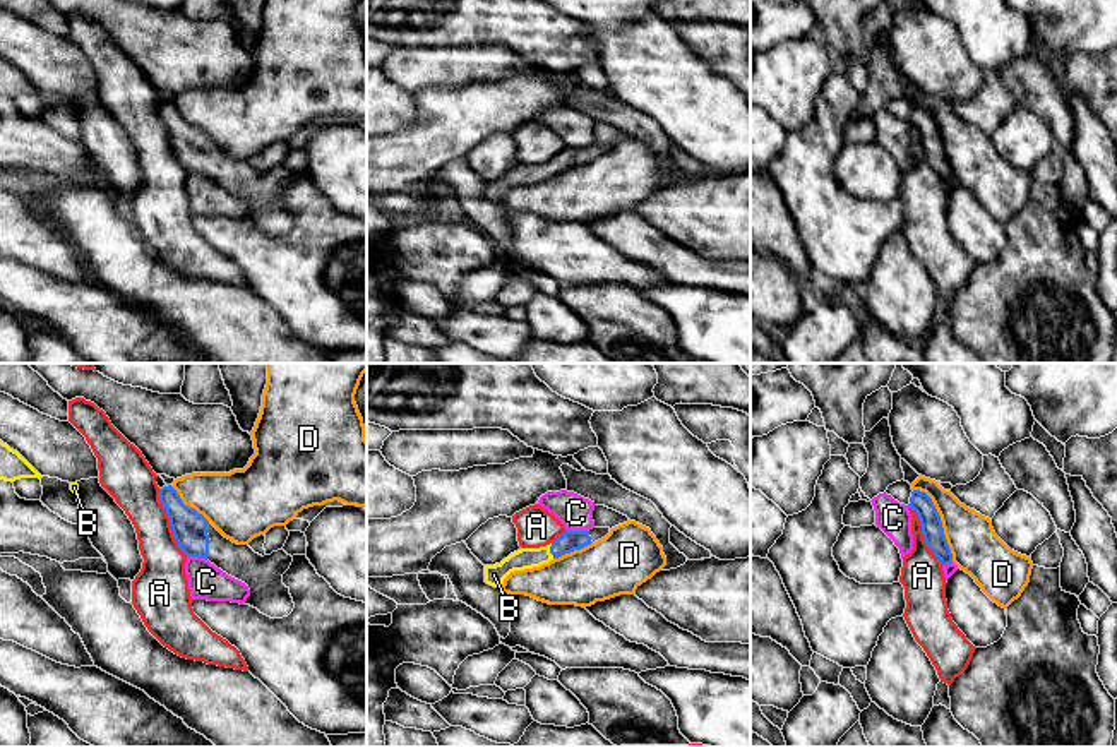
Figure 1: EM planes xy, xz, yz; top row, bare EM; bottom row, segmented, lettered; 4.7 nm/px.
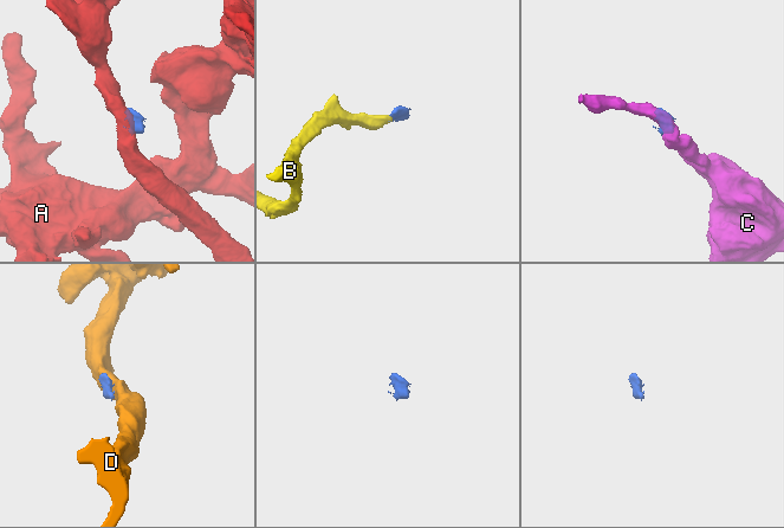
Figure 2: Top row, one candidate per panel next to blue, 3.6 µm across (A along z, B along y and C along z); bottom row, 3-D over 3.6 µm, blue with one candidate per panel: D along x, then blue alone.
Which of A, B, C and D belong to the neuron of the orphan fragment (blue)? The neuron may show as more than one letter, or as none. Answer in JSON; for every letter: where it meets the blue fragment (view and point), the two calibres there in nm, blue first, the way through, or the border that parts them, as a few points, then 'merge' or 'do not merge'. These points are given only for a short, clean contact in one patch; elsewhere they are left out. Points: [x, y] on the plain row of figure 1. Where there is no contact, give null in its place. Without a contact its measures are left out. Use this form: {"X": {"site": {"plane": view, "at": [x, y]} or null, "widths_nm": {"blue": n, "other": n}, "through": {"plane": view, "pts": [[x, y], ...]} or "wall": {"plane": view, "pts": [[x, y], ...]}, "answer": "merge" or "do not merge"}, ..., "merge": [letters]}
{"A": {"site": {"plane": "xy", "at": [170, 139]}, "widths_nm": {"blue": 160, "other": 220}, "wall": {"plane": "xy", "pts": [[158, 105], [158, 115], [168, 134], [172, 151], [187, 172]]}, "answer": "do not merge"}, "B": {"site": {"plane": "xz", "at": [550, 167]}, "widths_nm": {"blue": 100, "other": 100}, "through": {"plane": "xz", "pts": [[571, 156], [550, 167], [523, 175]]}, "answer": "merge"}, "C": {"site": {"plane": "xz", "at": [578, 148]}, "widths_nm": {"blue": 100, "other": 160}, "wall": {"plane": "xz", "pts": [[567, 146], [588, 148]]}, "answer": "do not merge"}, "D": {"site": {"plane": "yz", "at": [941, 137]}, "widths_nm": {"blue": 100, "other": 240}, "wall": {"plane": "yz", "pts": [[913, 105], [922, 107], [931, 115], [953, 177]]}, "answer": "do not merge"}, "merge": ["B"]}

